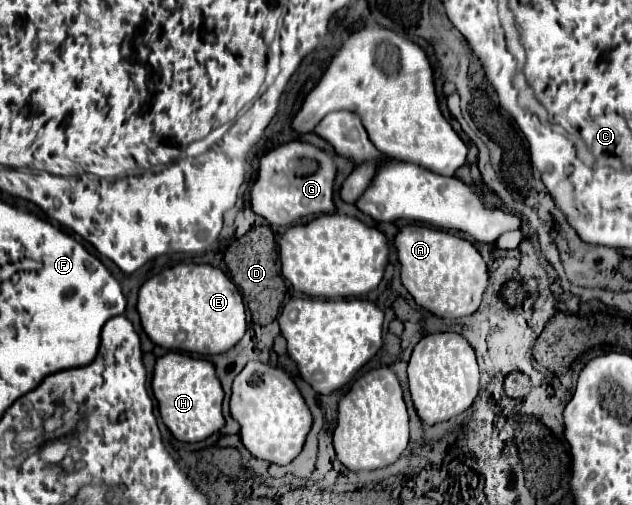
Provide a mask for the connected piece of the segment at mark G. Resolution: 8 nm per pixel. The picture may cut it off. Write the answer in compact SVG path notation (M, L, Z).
M297 140L281 144L259 158L257 180L251 188L251 210L273 226L291 226L303 216L335 212L333 180L335 166L331 152Z

